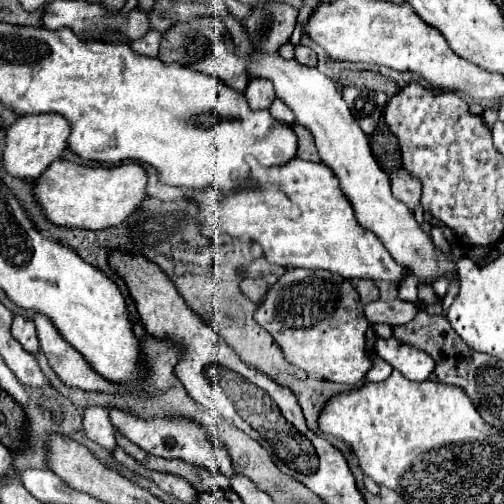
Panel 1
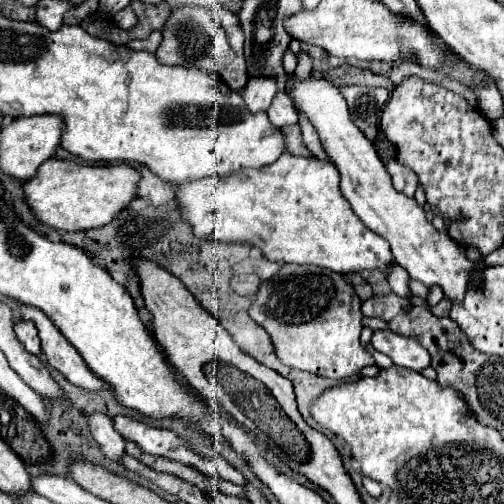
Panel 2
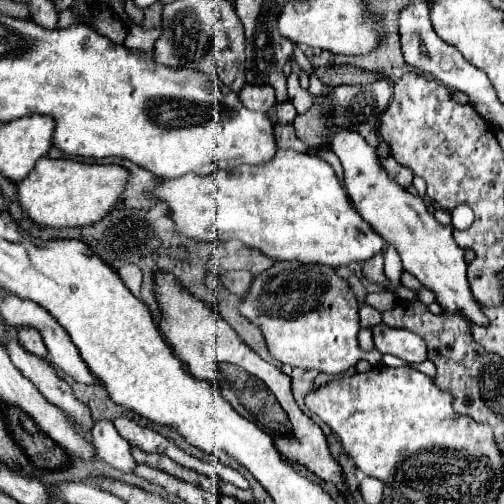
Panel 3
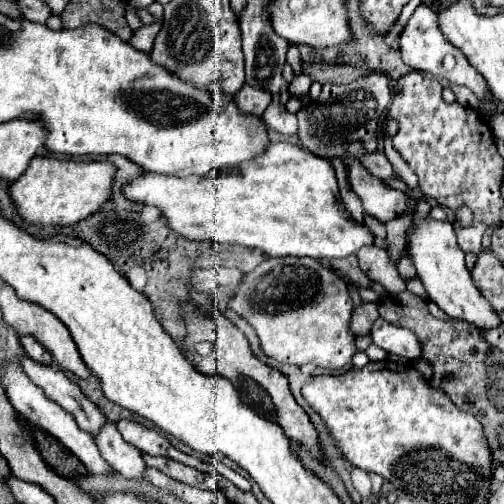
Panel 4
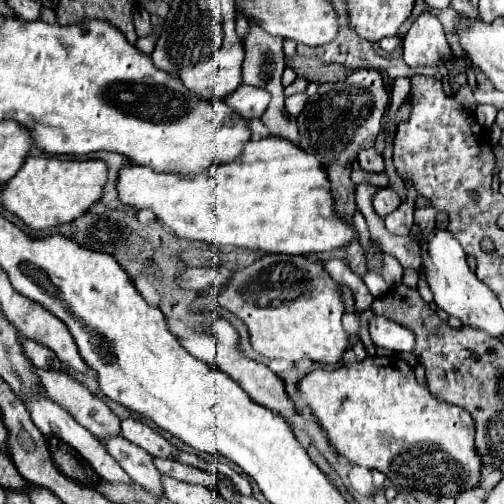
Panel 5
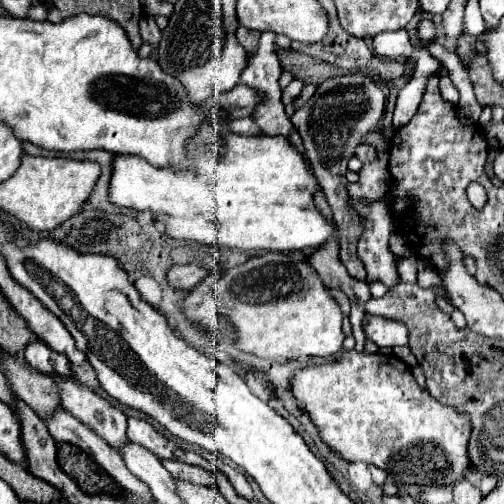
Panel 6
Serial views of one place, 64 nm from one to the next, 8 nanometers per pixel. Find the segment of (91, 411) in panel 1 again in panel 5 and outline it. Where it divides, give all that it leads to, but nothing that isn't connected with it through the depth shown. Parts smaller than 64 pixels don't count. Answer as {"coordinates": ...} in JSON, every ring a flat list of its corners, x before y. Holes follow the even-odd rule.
{"coordinates":[[110,436,108,440,104,440,104,448,120,464,120,468,124,468,132,482,148,488,154,496,164,494,160,488,160,472,154,468,152,456,146,450,122,436]]}

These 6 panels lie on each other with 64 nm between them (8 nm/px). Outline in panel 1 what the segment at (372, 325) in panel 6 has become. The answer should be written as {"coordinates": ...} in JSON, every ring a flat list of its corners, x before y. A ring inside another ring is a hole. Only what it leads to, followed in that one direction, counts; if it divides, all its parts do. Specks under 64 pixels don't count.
{"coordinates":[[378,338,374,348,380,358,384,358,392,368,402,372,408,380,422,382,428,380,428,376,434,372,434,360,426,352,410,344,400,344,394,338]]}

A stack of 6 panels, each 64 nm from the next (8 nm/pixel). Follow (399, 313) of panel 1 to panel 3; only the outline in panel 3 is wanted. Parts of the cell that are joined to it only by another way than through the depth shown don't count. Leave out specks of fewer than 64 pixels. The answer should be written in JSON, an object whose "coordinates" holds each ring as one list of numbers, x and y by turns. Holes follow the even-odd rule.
{"coordinates":[[384,290,384,292,374,292,370,296,366,296,366,304,376,308,380,314,392,310,396,306,396,294,390,292,390,290]]}

